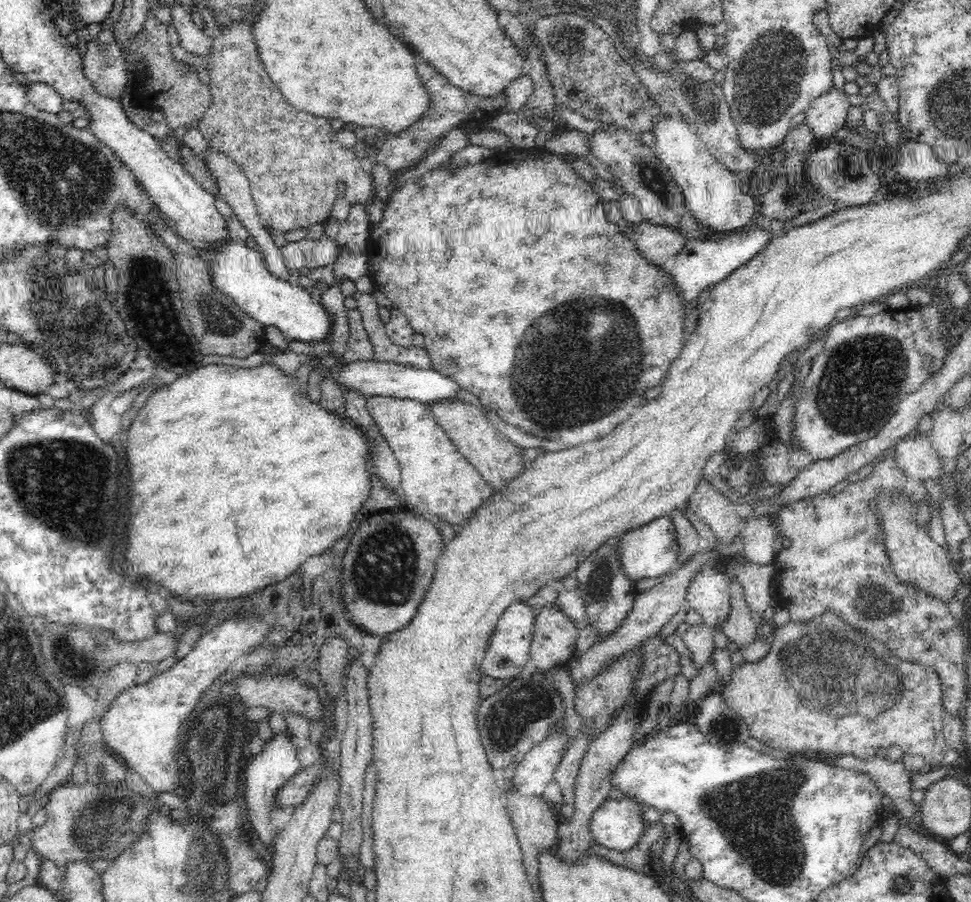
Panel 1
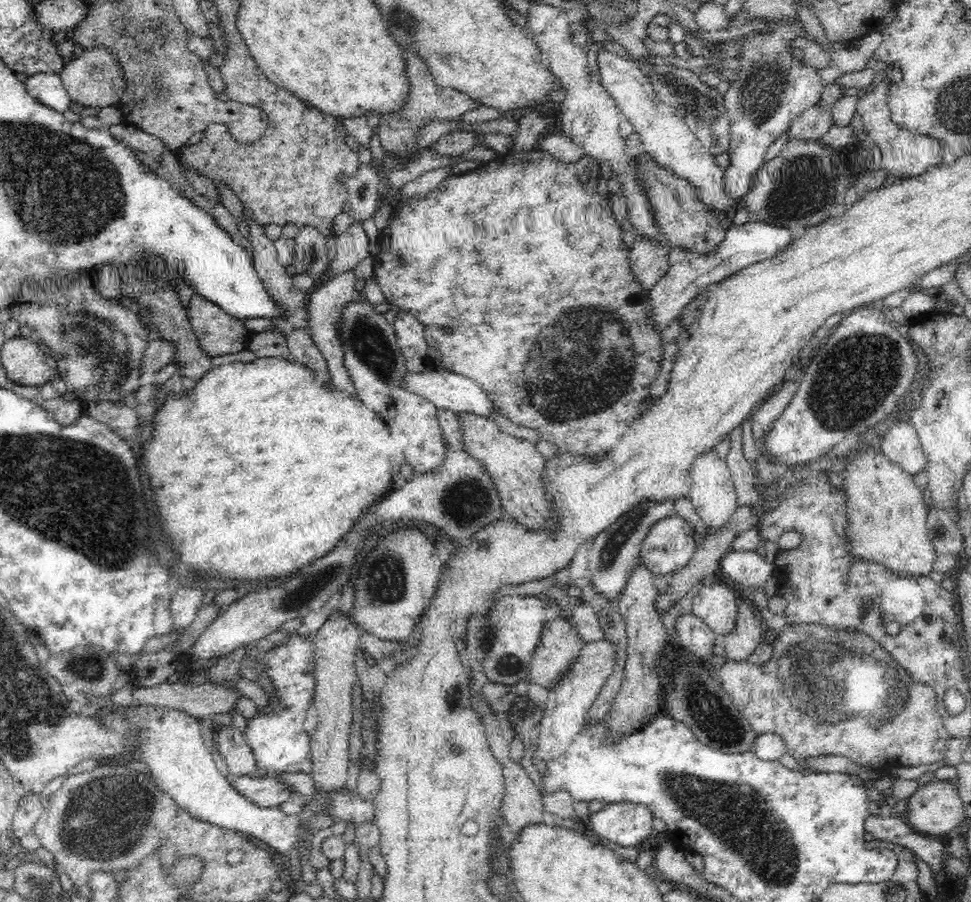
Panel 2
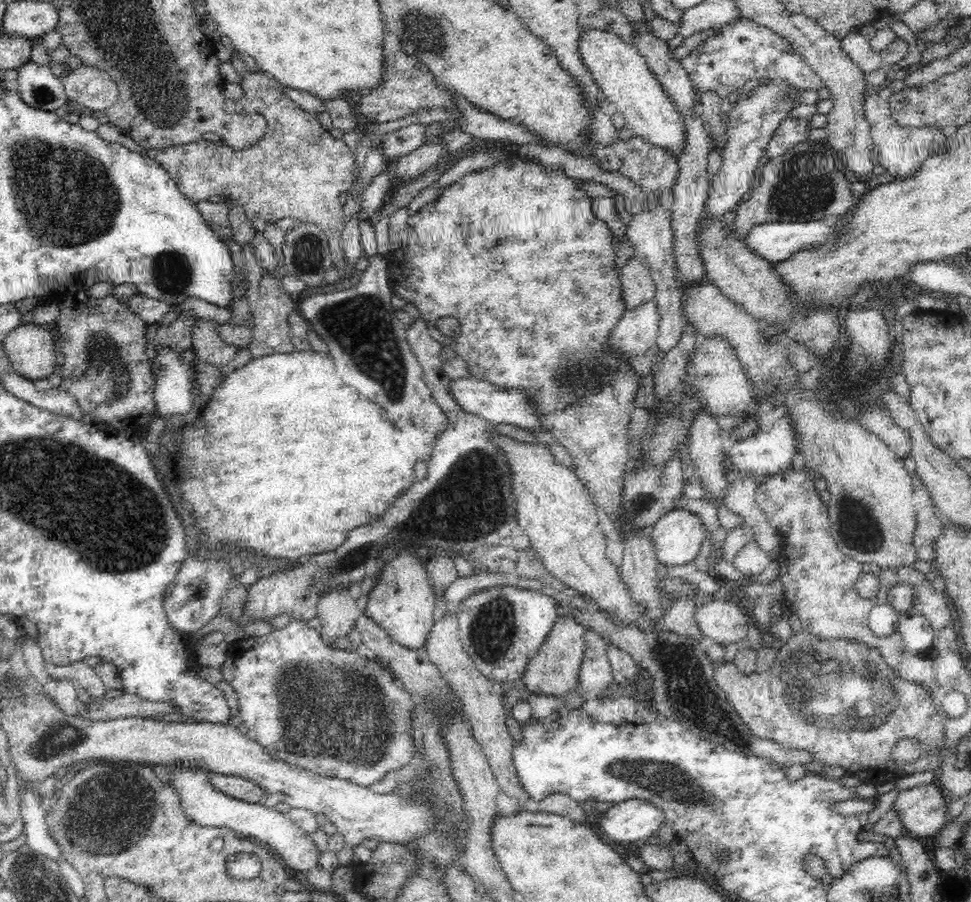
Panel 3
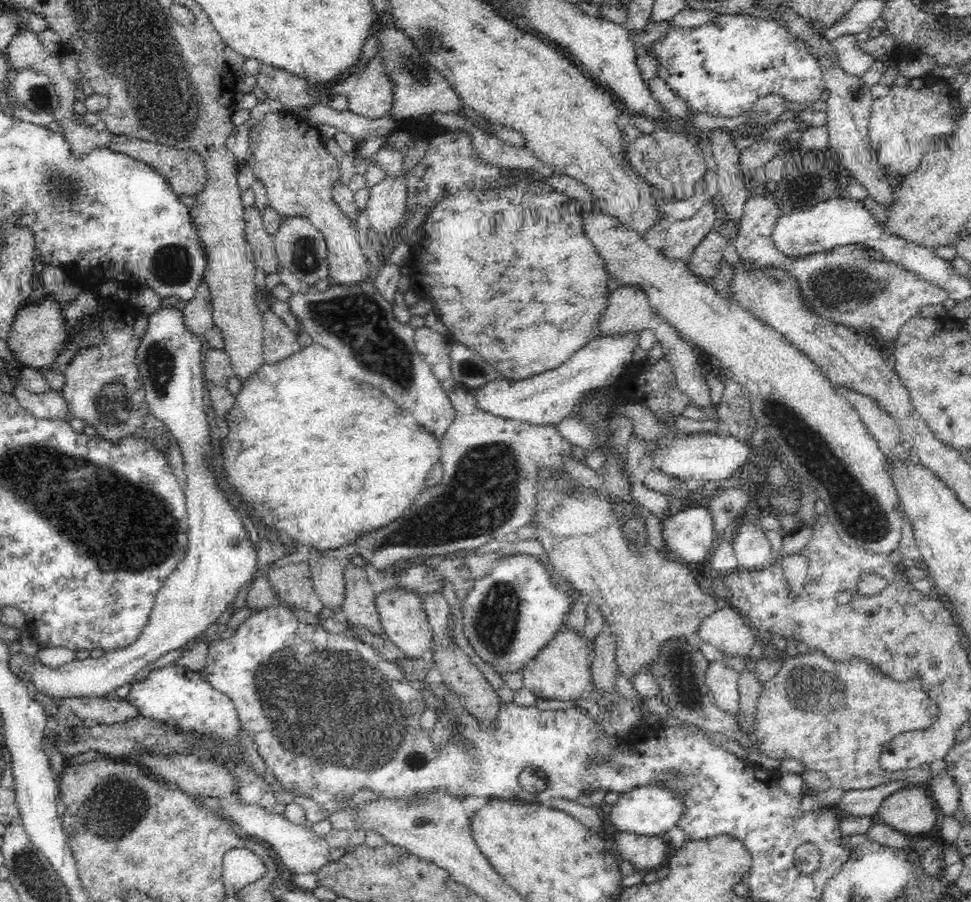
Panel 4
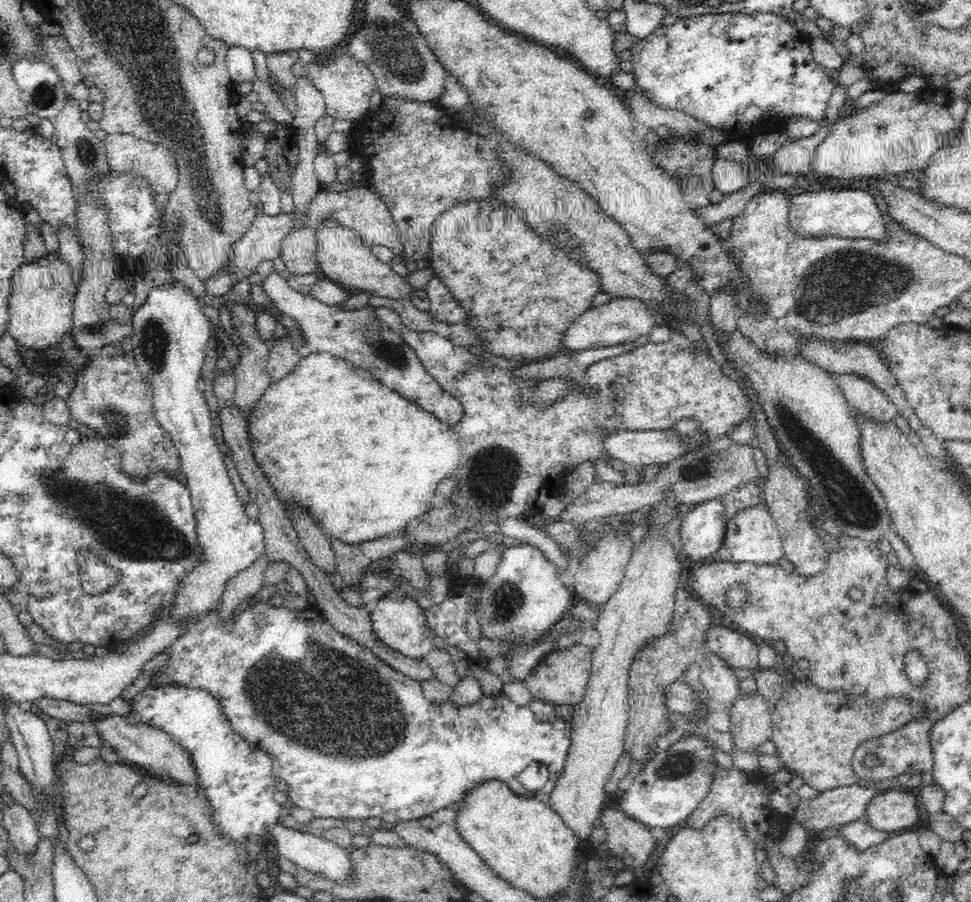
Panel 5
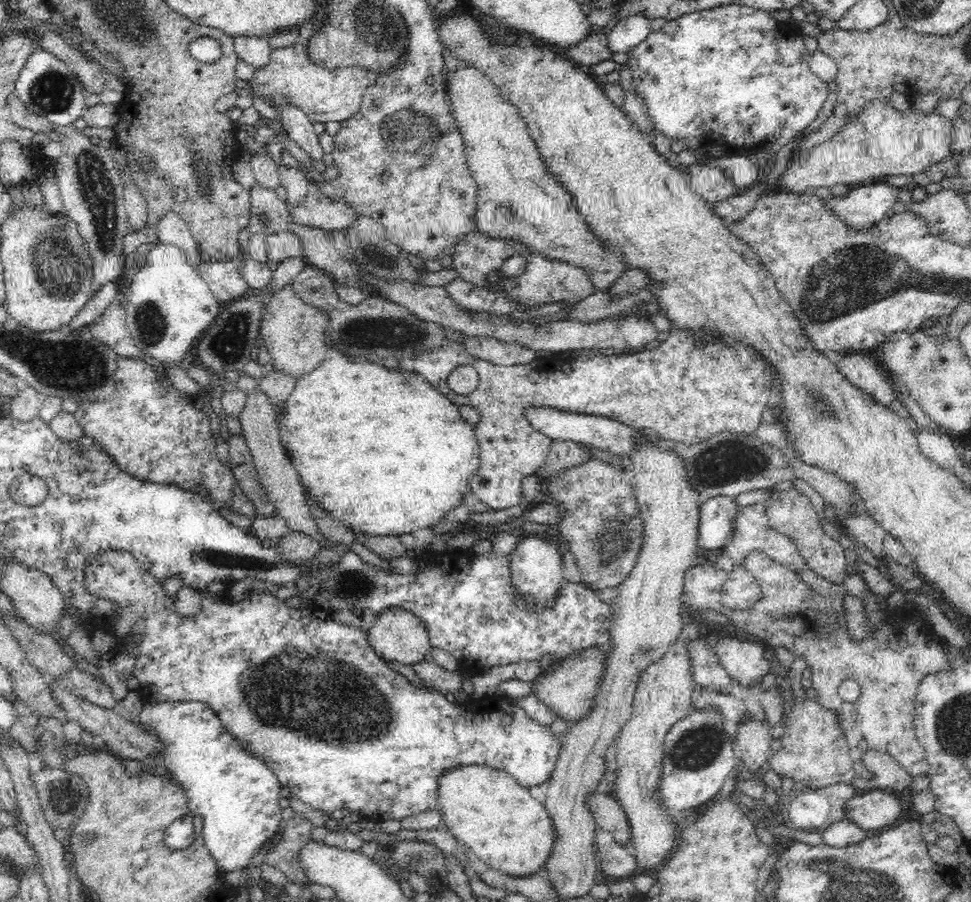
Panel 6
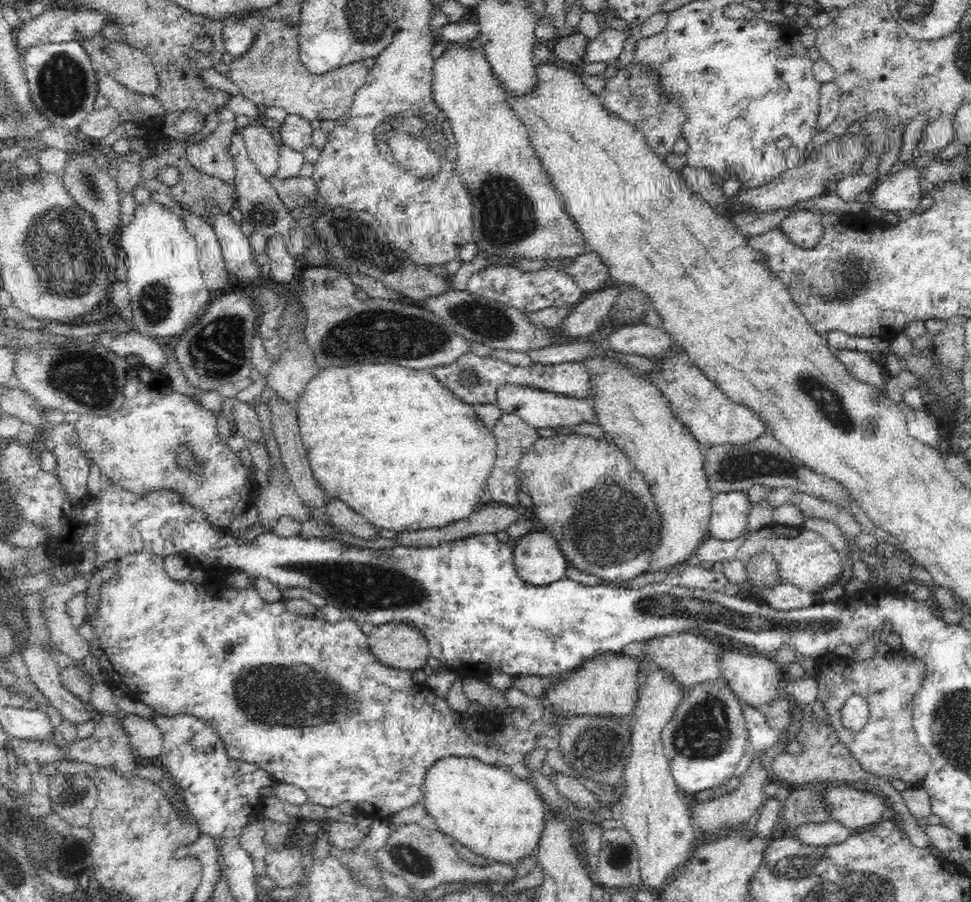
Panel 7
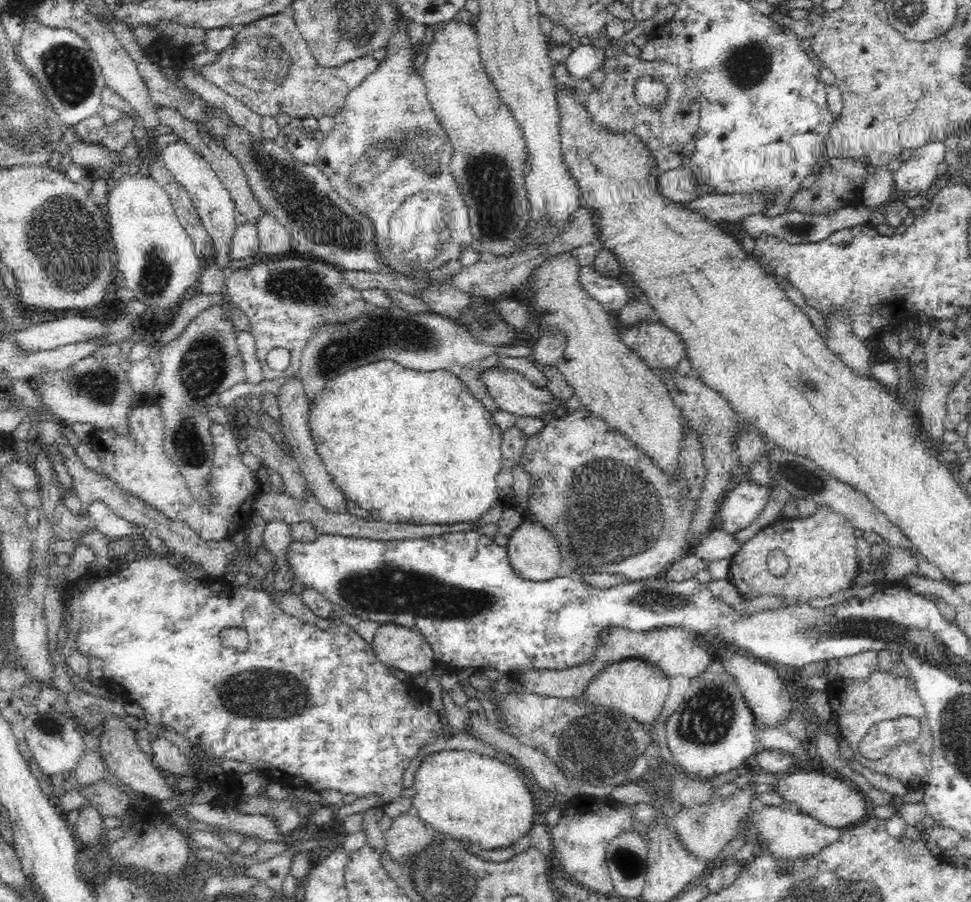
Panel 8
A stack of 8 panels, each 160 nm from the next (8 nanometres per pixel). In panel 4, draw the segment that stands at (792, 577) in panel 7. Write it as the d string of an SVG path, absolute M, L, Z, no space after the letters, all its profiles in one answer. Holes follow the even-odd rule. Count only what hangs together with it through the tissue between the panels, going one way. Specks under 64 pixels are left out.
M742 523L733 538L733 551L738 567L746 570L760 570L773 564L775 554L766 531L758 525Z

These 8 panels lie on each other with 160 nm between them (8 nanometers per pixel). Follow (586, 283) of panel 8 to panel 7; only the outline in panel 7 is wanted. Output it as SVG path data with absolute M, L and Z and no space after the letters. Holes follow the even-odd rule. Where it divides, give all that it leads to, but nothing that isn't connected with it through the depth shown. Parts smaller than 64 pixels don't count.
M490 265L476 274L472 274L466 290L506 306L517 308L522 312L577 304L587 295L566 272L549 266L536 270L536 272L522 272L518 267L512 265Z

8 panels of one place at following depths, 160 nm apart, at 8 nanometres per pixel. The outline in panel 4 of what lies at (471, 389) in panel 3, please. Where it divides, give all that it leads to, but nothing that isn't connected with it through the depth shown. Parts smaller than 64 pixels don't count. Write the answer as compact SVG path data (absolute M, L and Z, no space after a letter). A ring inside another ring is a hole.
M640 332L614 334L591 340L575 352L564 364L552 370L541 372L524 380L492 380L480 388L472 389L476 405L493 416L518 420L534 426L559 426L569 418L581 395L594 388L607 388L634 361L633 352L638 340L647 344Z

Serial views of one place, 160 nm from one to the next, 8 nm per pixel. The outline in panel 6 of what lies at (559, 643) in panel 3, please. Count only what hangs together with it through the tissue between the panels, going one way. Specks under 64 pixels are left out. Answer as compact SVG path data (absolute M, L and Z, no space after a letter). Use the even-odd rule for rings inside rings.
M590 648L574 652L560 662L553 664L532 682L532 693L550 708L554 718L576 721L586 716L592 702L598 695L606 670L607 654L600 648Z

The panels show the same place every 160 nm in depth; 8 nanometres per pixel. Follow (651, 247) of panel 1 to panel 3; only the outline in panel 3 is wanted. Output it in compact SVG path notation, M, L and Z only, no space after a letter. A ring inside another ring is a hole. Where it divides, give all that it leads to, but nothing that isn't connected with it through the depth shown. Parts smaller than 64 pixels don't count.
M633 257L619 271L625 310L646 304L655 298L656 284L651 269L642 258Z

